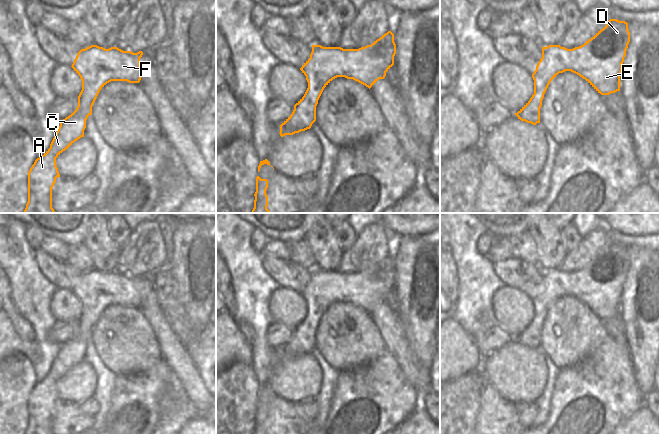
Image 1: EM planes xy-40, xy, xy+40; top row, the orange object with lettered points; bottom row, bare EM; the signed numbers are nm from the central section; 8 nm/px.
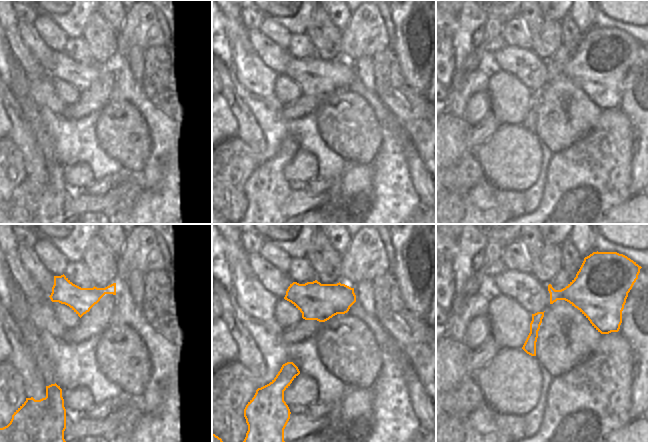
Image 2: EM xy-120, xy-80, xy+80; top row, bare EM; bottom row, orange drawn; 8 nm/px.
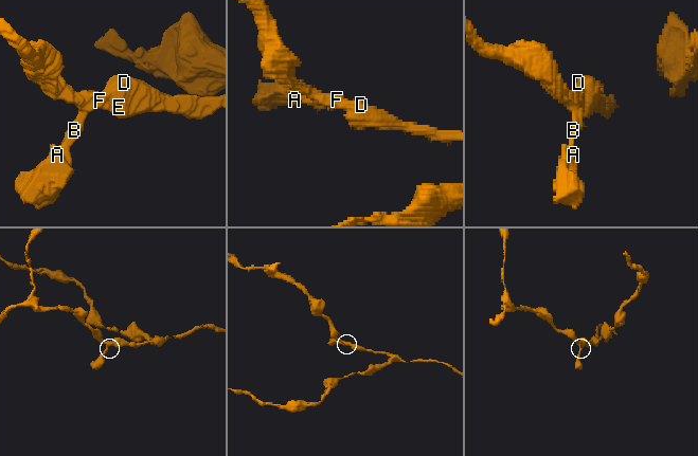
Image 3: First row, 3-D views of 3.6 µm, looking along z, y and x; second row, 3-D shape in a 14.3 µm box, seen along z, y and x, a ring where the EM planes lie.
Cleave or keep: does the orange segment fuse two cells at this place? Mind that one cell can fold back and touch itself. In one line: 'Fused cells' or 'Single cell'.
Single cell

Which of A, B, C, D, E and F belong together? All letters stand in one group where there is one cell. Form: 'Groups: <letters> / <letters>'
Groups: A B C D E F

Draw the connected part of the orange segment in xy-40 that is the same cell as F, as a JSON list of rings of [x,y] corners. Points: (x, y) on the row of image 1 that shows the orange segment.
[[[91,45],[81,49],[72,68],[82,80],[76,110],[60,121],[50,148],[37,158],[28,172],[28,202],[23,213],[56,213],[52,208],[52,188],[60,177],[56,158],[75,141],[84,137],[86,120],[100,90],[111,81],[139,83],[142,78],[140,58],[143,52],[133,53],[117,47],[105,49]]]

